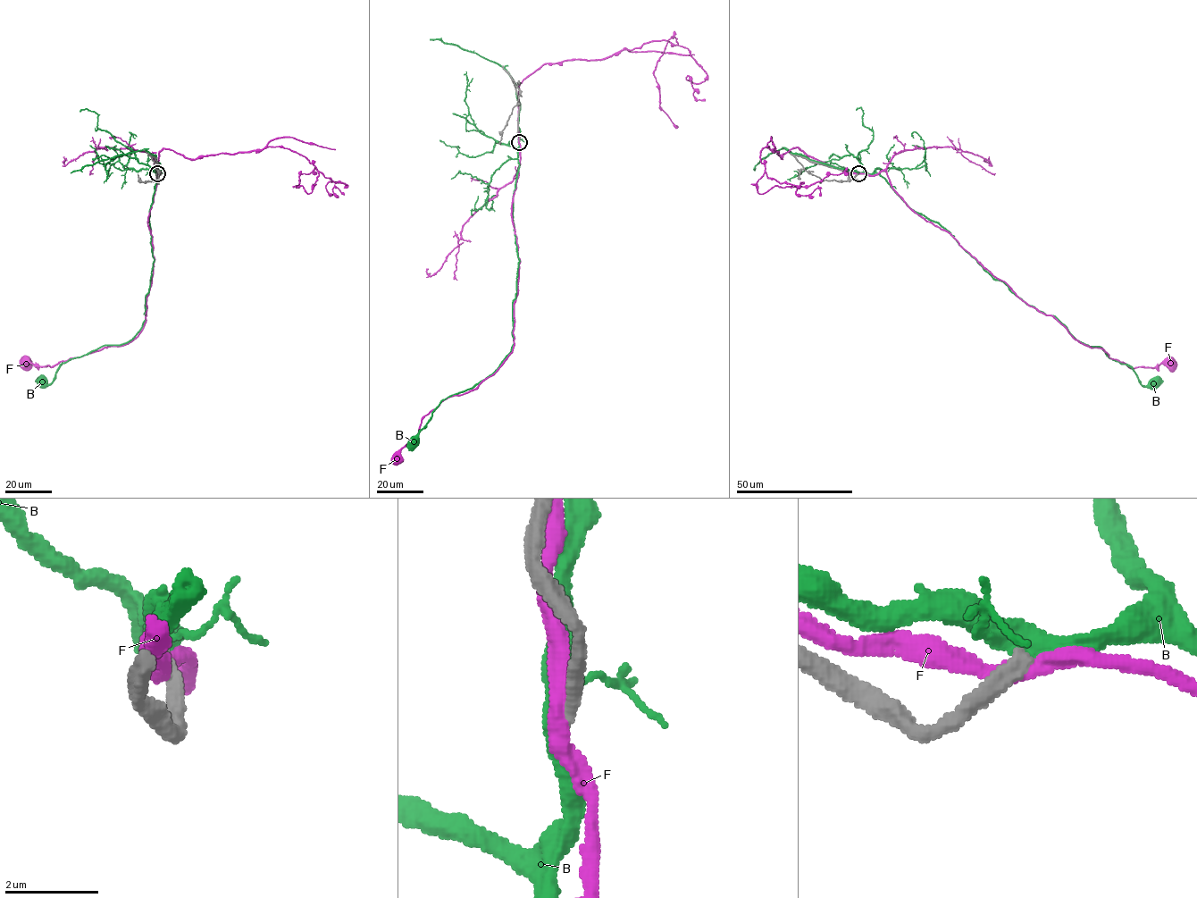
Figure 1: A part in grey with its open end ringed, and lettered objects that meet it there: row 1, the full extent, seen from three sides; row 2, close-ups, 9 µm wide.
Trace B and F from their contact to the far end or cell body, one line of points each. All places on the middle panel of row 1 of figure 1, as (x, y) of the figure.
B: (518, 141), (519, 168), (513, 197), (519, 263), (513, 303), (514, 345), (492, 373), (444, 398), (414, 442)
F: (519, 141), (512, 204), (519, 260), (514, 348), (476, 388), (444, 398), (431, 411), (418, 434), (396, 459)

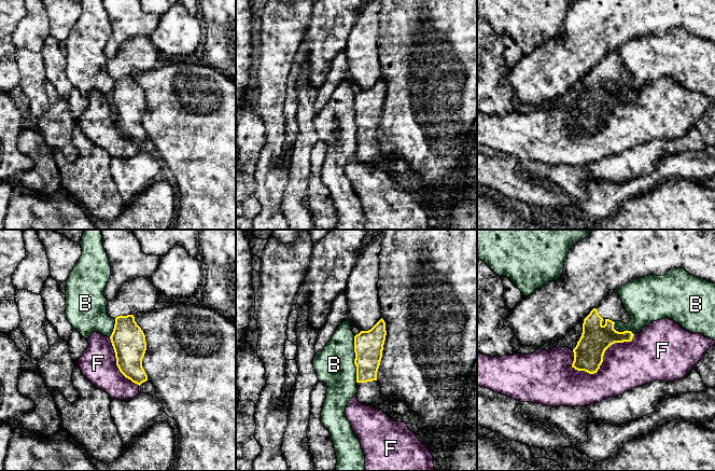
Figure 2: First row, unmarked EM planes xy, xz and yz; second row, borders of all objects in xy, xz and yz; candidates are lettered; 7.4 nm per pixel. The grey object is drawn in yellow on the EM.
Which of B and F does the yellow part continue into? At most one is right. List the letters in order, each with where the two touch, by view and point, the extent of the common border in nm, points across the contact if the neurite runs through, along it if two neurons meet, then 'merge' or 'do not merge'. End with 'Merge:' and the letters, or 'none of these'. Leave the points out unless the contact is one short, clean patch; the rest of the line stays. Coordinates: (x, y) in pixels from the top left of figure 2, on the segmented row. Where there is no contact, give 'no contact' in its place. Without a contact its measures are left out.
B: xz (354, 359) | 360 nm | along xz (354, 335), (356, 383) | do not merge
F: yz (602, 359) | 550 nm | do not merge
Merge: none of these

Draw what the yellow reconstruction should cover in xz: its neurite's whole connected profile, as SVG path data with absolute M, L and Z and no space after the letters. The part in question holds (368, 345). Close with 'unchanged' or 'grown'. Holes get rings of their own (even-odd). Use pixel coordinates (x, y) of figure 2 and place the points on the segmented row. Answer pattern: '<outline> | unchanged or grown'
M381 318L370 330L354 336L356 398L360 403L384 412L391 420L404 422L393 411L396 400L384 397L377 380L385 335L385 322Z | grown

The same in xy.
M138 277L124 283L118 294L107 304L107 313L115 319L110 340L116 365L126 378L139 386L148 380L142 366L146 342L134 315L154 310L158 299L159 292L151 280Z | grown

